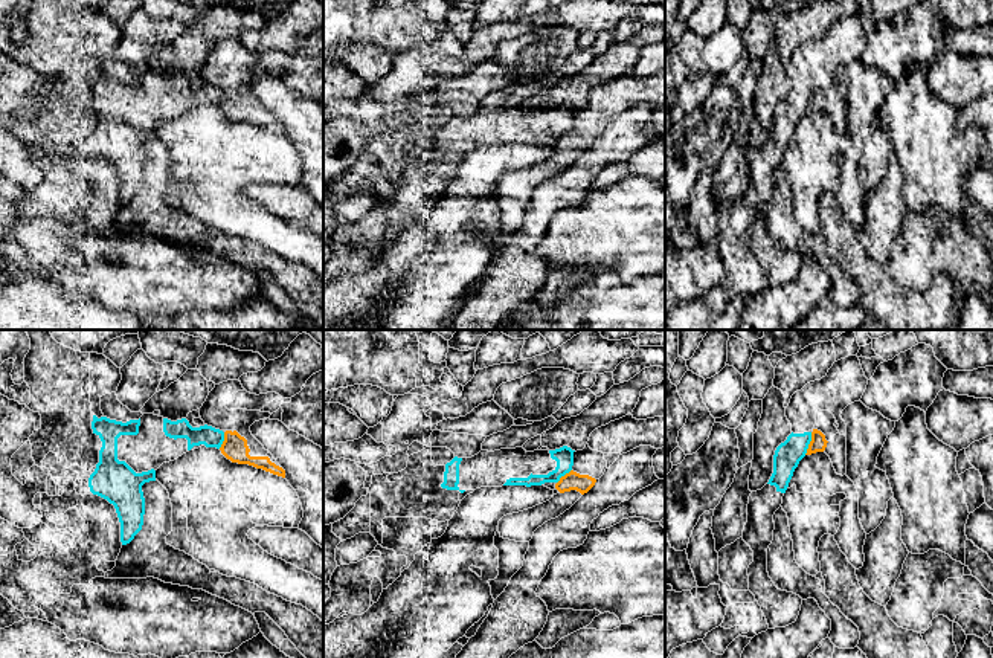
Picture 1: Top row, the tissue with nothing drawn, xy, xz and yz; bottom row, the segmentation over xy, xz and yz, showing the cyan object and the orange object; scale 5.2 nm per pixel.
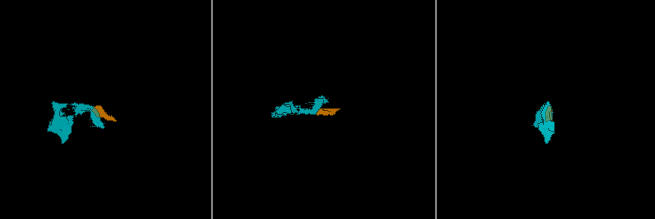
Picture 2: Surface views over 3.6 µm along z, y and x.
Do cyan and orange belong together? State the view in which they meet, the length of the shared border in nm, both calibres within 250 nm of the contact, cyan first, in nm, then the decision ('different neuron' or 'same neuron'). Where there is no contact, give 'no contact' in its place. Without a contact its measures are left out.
contact in yz; length 130 nm; calibres 140 and 90 nm; different neuron

